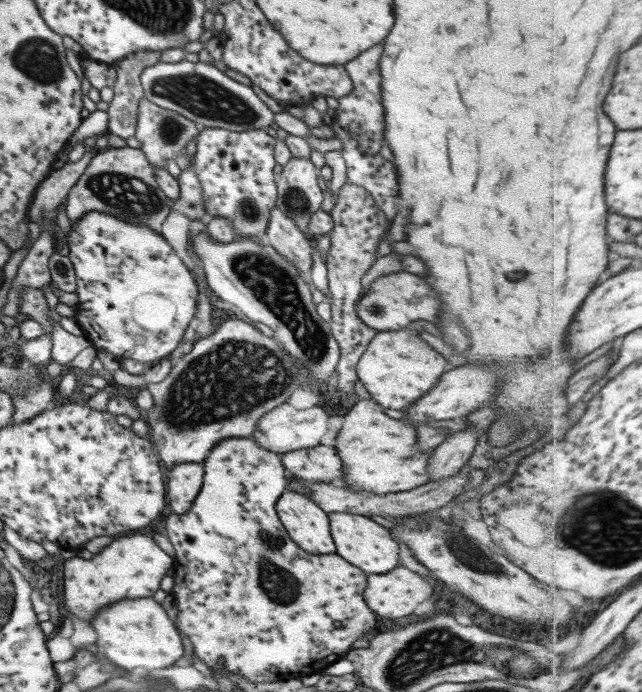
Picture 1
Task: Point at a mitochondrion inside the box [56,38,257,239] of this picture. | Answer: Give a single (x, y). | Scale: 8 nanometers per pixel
(127, 195)

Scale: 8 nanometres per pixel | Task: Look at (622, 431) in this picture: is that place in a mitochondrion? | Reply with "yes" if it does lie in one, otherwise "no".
no

